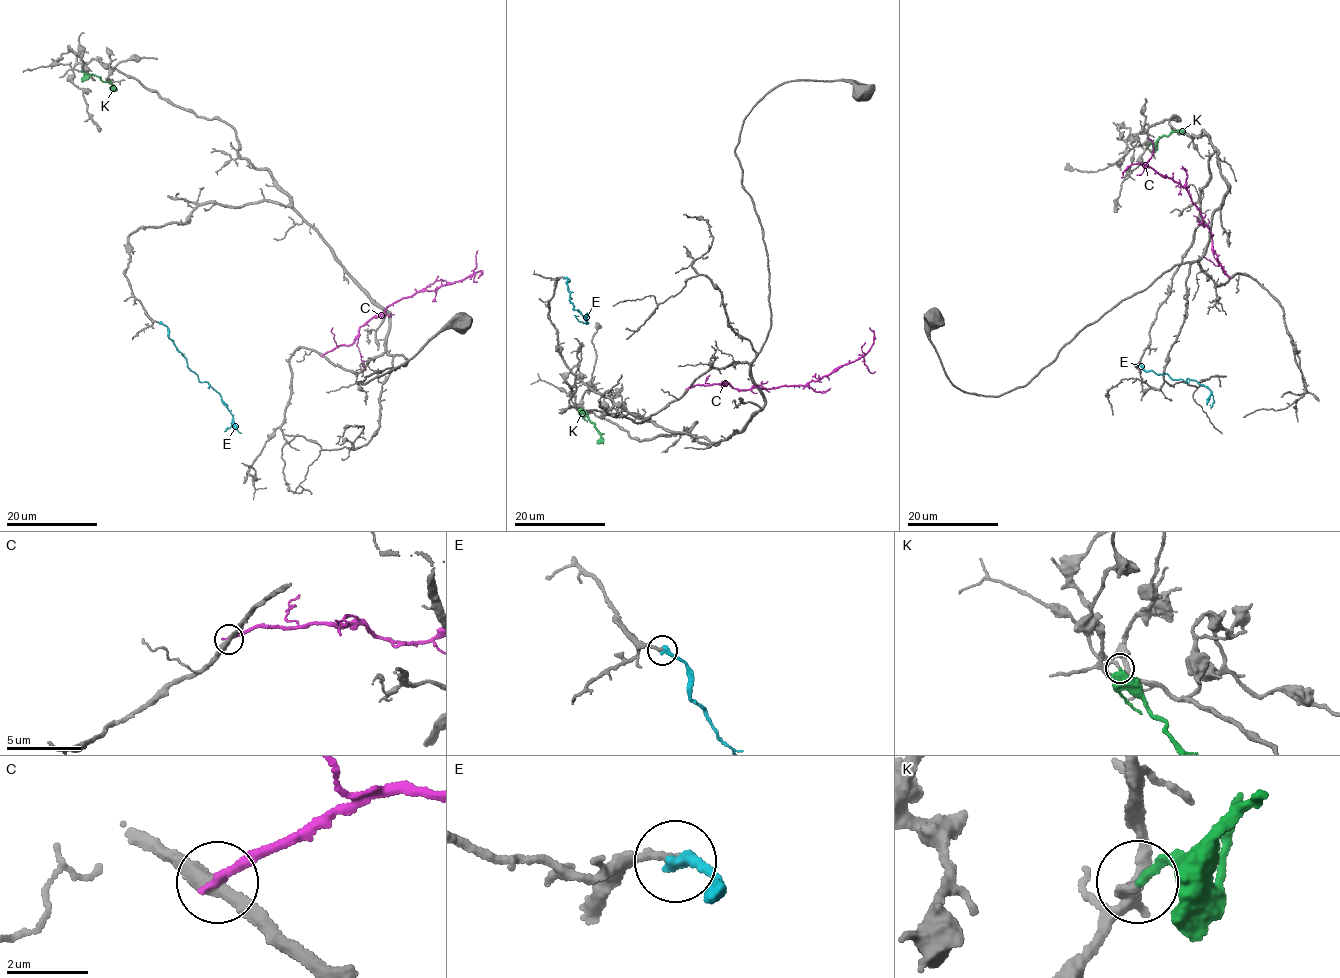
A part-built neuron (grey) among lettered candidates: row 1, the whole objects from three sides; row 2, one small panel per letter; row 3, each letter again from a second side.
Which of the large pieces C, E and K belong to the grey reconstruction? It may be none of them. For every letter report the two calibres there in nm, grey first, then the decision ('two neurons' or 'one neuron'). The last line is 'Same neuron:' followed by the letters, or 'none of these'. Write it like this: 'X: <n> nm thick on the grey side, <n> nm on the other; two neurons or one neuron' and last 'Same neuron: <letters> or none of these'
C: 340 nm thick on the grey side, 240 nm on the other; two neurons
E: 180 nm thick on the grey side, 360 nm on the other; one neuron
K: 200 nm thick on the grey side, 200 nm on the other; one neuron
Same neuron: E, K

